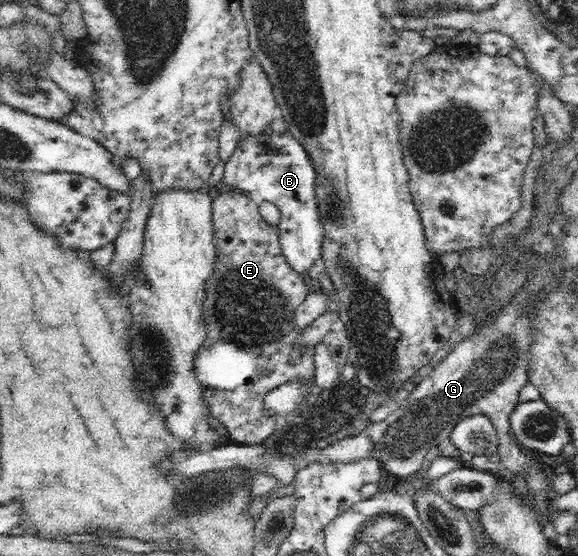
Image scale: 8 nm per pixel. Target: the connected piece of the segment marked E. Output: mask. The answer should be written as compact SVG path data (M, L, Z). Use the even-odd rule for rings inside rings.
M237 189L220 193L212 202L211 208L212 217L214 217L213 249L218 251L218 259L214 259L214 271L212 271L210 279L206 279L205 301L202 303L201 308L201 321L205 325L205 339L193 355L193 373L196 374L197 381L201 389L204 390L202 398L204 398L205 405L208 406L209 413L225 426L226 431L229 433L230 442L256 446L260 445L272 433L276 433L278 429L286 427L286 419L284 417L272 417L270 411L266 409L265 398L267 395L272 390L288 384L288 381L302 381L302 383L312 383L314 381L314 363L312 363L314 355L312 357L310 355L302 357L306 353L306 349L302 349L298 345L298 337L300 337L300 342L302 342L302 329L296 327L294 322L294 319L296 319L295 311L307 299L311 289L309 288L308 280L304 280L283 256L283 248L279 242L279 227L273 227L264 221L260 210L258 210L258 204L252 201L247 193L242 193L237 191Z

